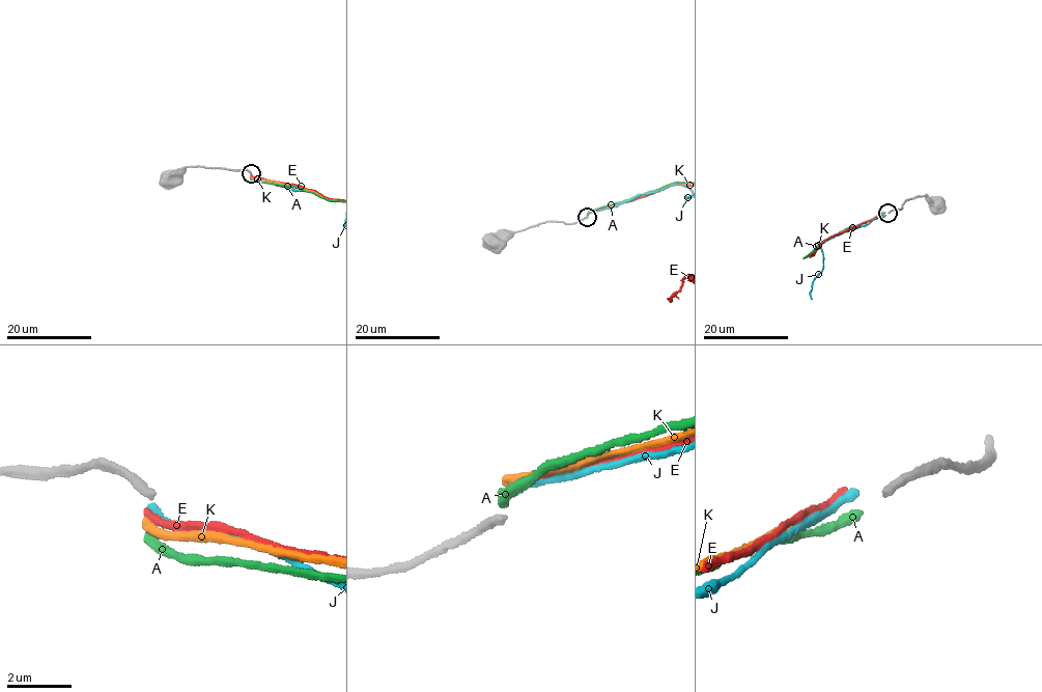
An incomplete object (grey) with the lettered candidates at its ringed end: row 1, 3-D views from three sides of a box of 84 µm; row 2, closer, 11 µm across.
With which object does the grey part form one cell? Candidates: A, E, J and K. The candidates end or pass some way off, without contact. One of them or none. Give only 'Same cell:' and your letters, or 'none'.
Same cell: none

